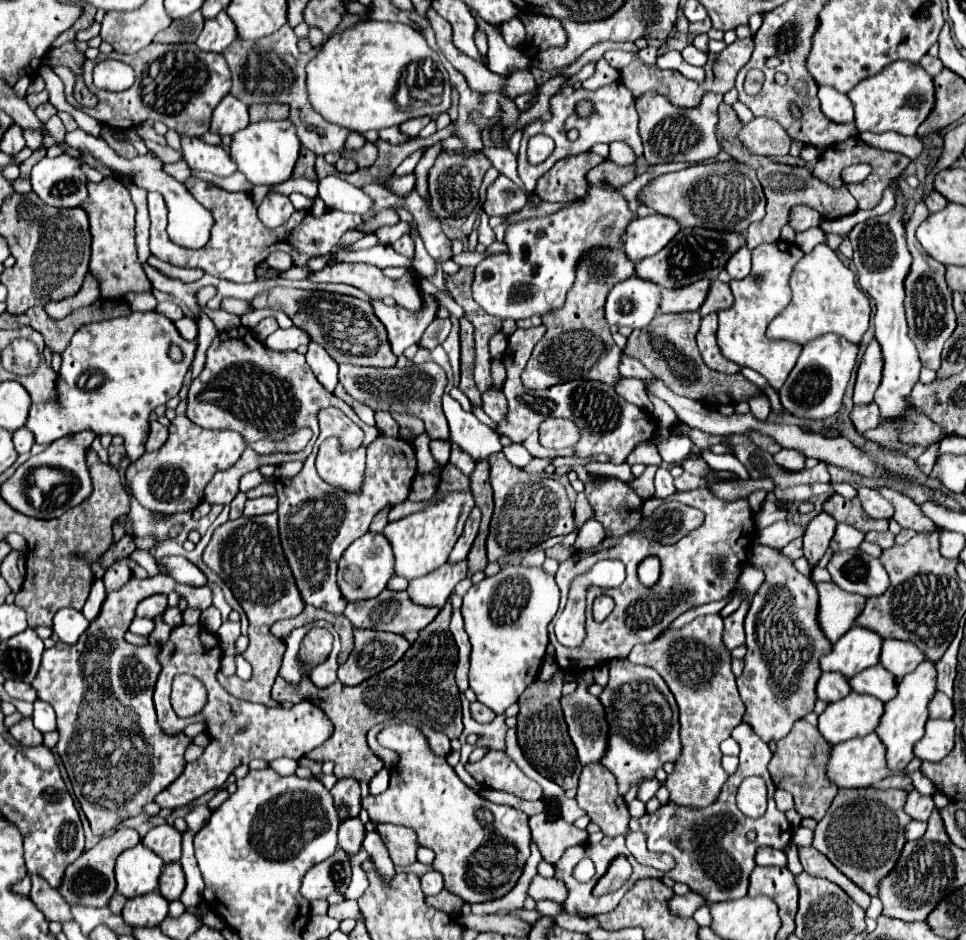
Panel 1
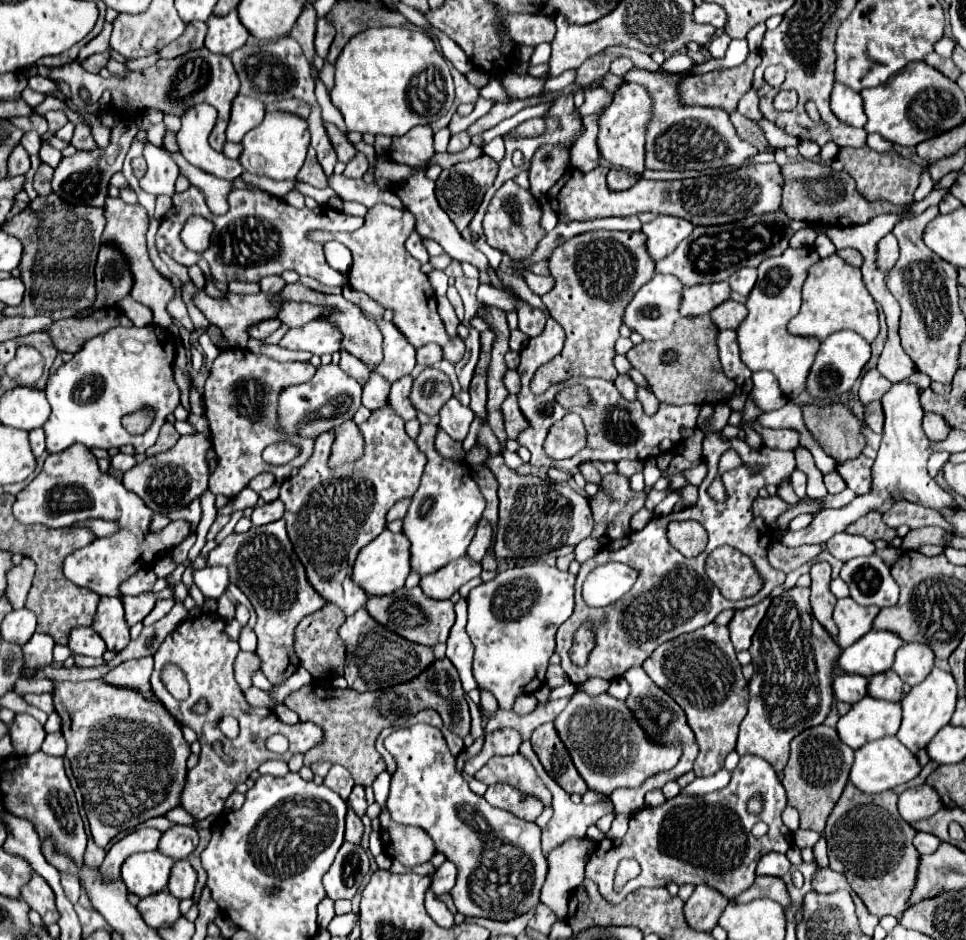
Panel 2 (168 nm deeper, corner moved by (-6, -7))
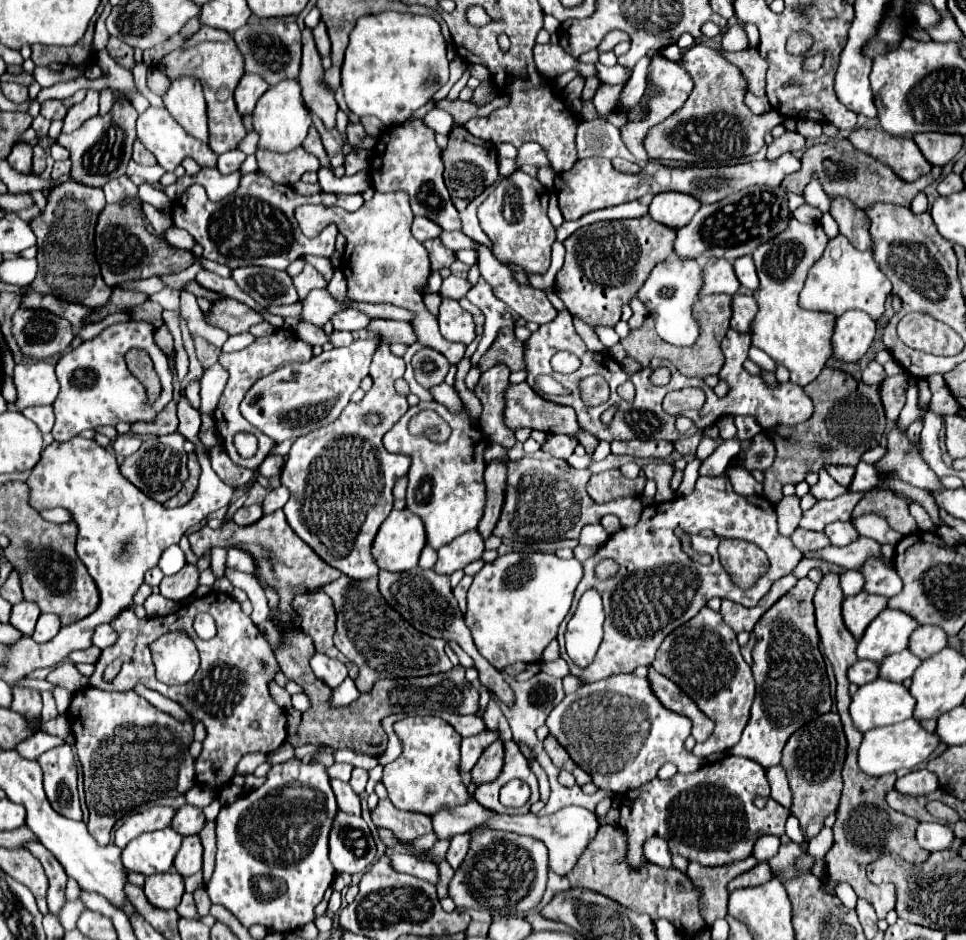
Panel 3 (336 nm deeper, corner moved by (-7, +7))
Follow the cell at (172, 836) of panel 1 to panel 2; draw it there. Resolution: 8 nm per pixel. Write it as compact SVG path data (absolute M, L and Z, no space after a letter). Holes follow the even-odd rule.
M171 826L167 832L163 832L159 840L159 850L171 856L173 860L187 858L199 844L199 834L195 828L189 826Z

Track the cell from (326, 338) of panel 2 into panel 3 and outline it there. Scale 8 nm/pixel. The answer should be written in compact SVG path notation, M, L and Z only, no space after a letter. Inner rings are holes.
M342 310L338 314L332 316L332 326L334 330L346 330L346 332L354 332L354 330L362 330L366 326L366 322L370 322L370 318L358 310Z

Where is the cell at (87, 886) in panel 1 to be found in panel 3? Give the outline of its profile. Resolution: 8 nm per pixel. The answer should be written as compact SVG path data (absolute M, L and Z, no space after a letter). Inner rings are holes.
M152 806L144 812L136 811L132 813L114 834L114 844L122 850L132 838L144 834L144 832L154 832L170 826L170 820L174 816L174 808L165 806Z

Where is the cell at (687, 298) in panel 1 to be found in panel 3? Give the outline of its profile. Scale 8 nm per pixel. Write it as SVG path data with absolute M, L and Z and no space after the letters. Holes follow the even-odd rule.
M712 258L702 268L704 284L700 288L698 296L710 296L710 294L736 294L740 288L736 274L732 270L732 264L726 260Z

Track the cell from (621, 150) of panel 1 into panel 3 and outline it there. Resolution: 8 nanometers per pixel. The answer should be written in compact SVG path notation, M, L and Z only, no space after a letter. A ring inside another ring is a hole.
M782 154L776 160L758 160L758 162L744 162L734 166L720 166L720 168L698 168L698 166L686 166L686 168L668 168L660 166L656 162L648 162L638 174L624 174L618 172L610 160L606 158L588 158L578 160L570 170L558 174L556 178L556 194L560 202L560 210L564 214L564 220L578 220L580 216L608 208L618 206L630 200L638 200L642 194L660 194L660 192L682 192L694 196L700 204L714 204L726 198L728 194L734 194L738 190L744 190L754 184L766 184L766 186L780 186L780 182L796 172L800 168L800 160L794 154Z

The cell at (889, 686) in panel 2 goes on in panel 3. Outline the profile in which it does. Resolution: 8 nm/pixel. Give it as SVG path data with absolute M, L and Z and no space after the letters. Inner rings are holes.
M902 650L898 654L890 654L886 660L880 662L880 678L892 680L892 682L904 682L906 678L912 678L918 666L920 666L920 660L914 658L910 650Z

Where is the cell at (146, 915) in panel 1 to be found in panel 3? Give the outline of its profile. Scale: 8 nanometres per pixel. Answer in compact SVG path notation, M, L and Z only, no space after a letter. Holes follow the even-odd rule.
M176 872L148 876L144 884L144 894L152 906L174 910L184 894L184 878Z

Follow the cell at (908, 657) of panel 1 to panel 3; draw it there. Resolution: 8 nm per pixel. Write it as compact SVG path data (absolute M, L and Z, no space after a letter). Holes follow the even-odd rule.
M918 626L908 640L908 650L920 660L928 660L930 656L938 654L944 646L946 634L944 630L938 630L938 626Z

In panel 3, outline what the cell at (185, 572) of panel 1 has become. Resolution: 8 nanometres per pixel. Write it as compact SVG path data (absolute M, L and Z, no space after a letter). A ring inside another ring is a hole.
M230 548L228 556L226 556L226 568L232 570L240 570L240 572L254 572L254 562L250 558L250 554L238 550L238 548Z

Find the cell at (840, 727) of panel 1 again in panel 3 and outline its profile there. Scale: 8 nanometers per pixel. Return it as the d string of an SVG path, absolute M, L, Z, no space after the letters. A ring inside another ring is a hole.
M882 678L860 686L858 692L852 696L850 704L852 722L860 732L878 726L898 724L902 720L912 718L912 712L914 698L904 688L904 684L896 684Z

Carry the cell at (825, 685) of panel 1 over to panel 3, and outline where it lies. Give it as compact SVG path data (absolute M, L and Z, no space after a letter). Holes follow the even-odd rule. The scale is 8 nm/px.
M858 660L848 670L848 680L852 684L856 684L856 686L868 684L868 682L872 682L876 678L878 678L878 664L870 662L870 660Z

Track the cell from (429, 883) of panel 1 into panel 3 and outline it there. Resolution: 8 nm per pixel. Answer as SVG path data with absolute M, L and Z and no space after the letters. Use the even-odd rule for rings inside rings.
M458 834L458 836L452 838L450 848L448 848L448 852L446 852L446 862L448 862L454 870L458 870L458 866L462 864L462 860L464 860L464 856L466 856L466 852L468 852L468 842L470 842L470 834Z

